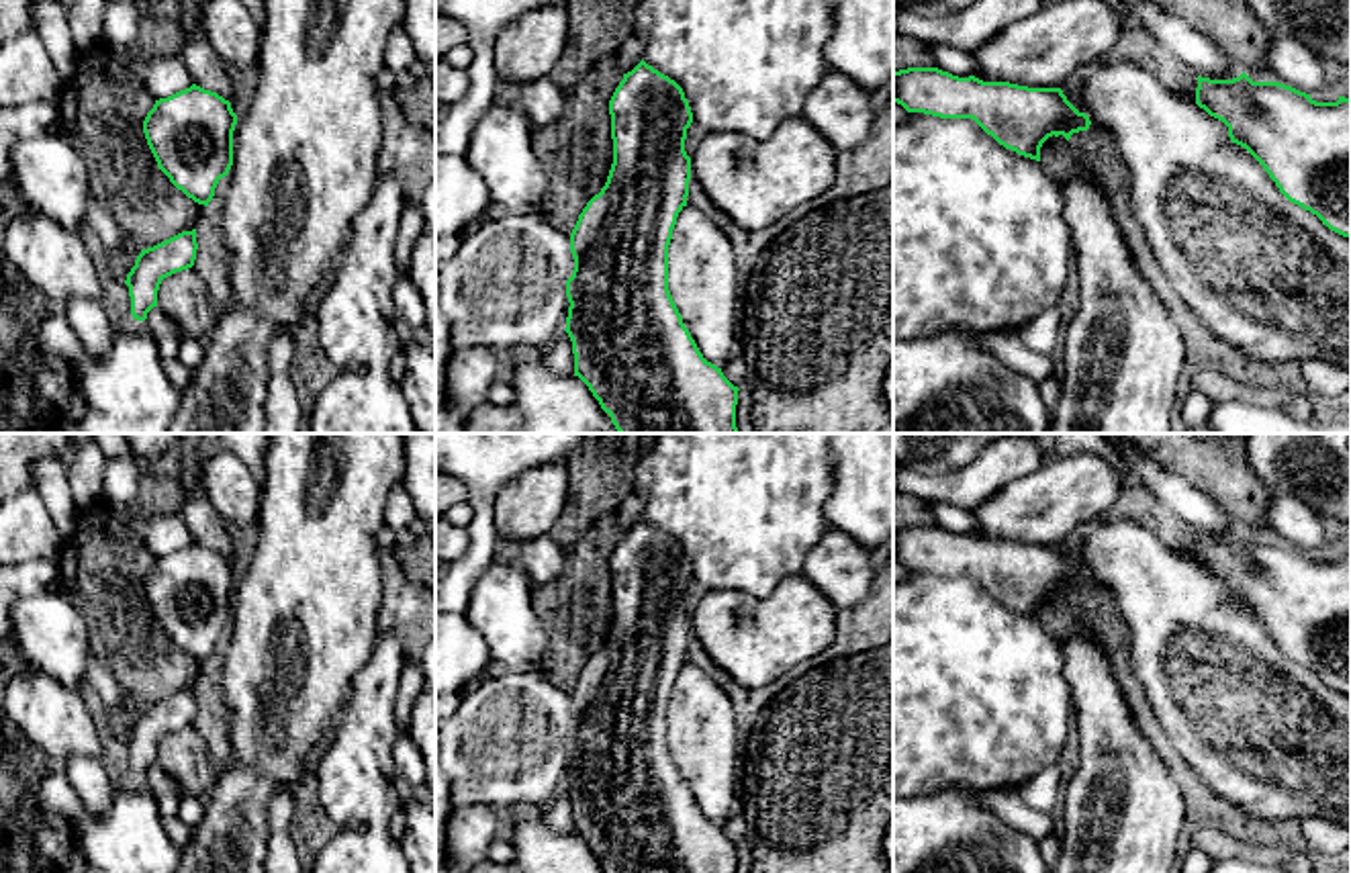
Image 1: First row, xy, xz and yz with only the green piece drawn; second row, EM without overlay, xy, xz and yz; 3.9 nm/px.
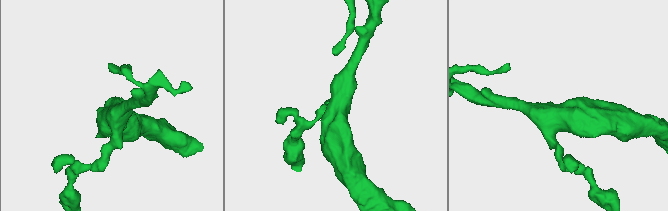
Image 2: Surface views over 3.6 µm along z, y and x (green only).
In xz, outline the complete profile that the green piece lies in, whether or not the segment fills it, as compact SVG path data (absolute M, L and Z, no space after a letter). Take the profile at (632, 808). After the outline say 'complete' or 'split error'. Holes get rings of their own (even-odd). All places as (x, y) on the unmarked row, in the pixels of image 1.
M644 517L615 546L609 558L613 622L570 691L574 716L566 738L566 791L578 834L609 873L736 873L738 844L707 820L683 781L668 748L668 703L679 671L687 664L691 615L685 609L693 570L683 546Z; complete

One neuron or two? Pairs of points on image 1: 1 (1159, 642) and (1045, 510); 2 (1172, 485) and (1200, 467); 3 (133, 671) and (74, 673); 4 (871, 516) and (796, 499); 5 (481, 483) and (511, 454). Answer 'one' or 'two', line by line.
1: two
2: two
3: two
4: two
5: one

